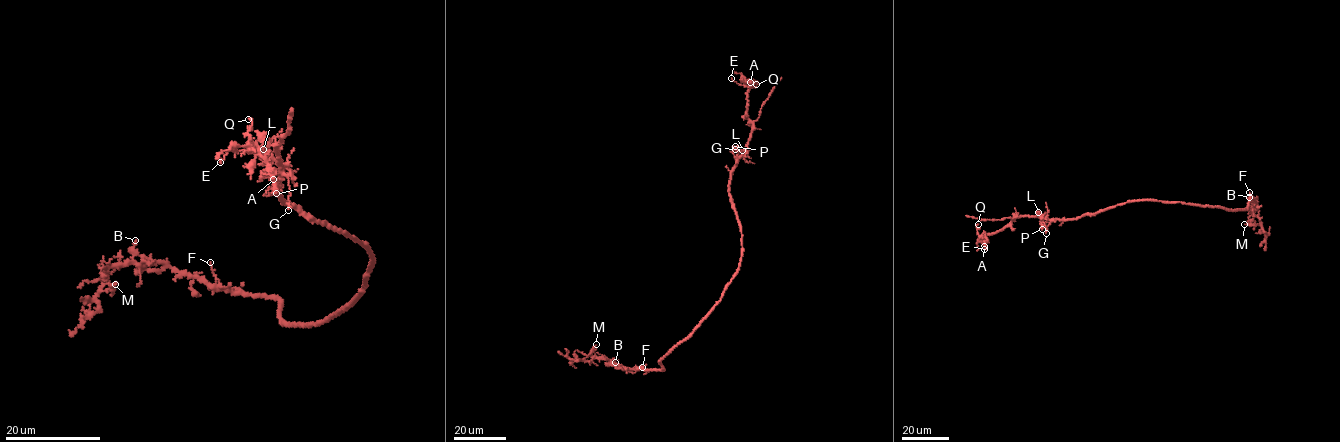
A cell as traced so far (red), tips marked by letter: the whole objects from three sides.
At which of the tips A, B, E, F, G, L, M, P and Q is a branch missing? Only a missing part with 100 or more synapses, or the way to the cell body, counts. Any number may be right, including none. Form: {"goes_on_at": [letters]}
{"goes_on_at": []}

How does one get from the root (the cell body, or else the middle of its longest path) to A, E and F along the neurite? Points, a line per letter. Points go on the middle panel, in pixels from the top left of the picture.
A: (723, 292), (741, 254), (740, 224), (729, 190), (731, 171), (752, 127), (746, 110), (750, 82)
E: (723, 292), (741, 254), (740, 224), (729, 192), (730, 176), (752, 127), (746, 110), (748, 87), (731, 78)
F: (723, 292), (690, 334), (661, 359), (663, 369), (644, 370), (642, 367)

